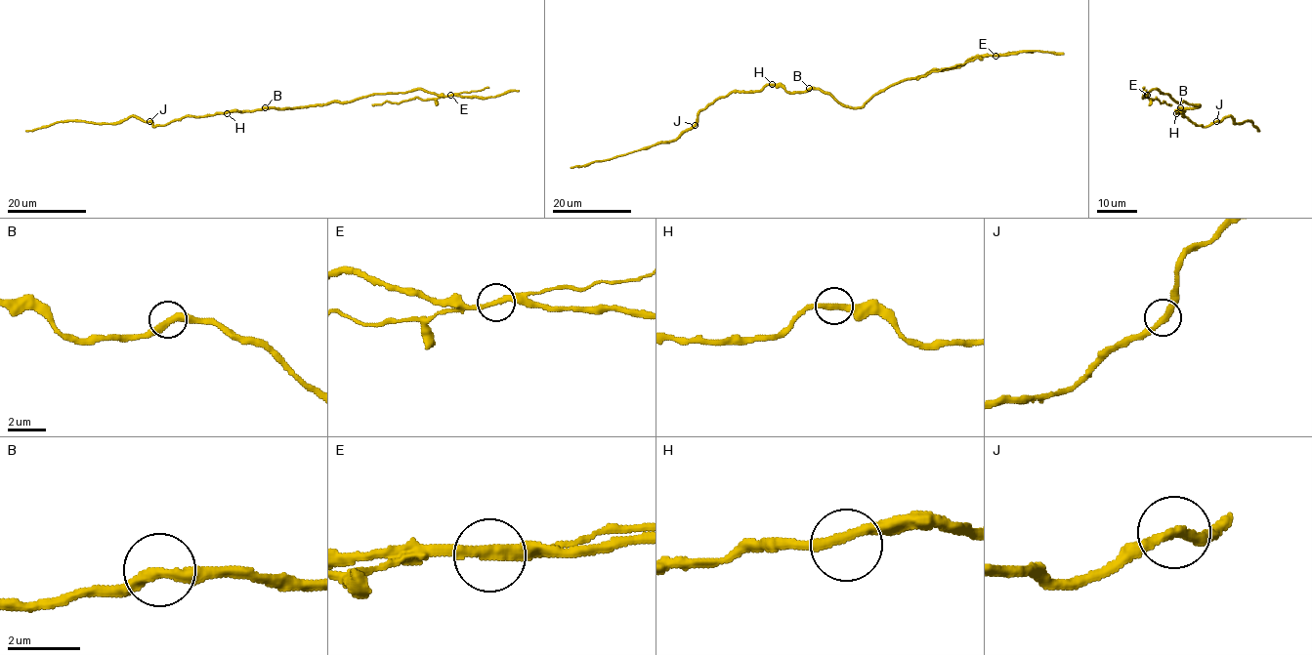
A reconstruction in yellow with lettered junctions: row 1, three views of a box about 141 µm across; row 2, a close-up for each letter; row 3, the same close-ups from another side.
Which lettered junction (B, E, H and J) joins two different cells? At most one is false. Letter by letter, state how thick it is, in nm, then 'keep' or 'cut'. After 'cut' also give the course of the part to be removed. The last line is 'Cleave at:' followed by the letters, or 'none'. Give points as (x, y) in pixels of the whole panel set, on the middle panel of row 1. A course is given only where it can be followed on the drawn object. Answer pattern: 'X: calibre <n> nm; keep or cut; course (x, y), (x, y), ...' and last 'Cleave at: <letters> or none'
B: calibre 320 nm; keep
E: calibre 300 nm; cut; course (994, 56), (984, 56), (931, 71), (916, 79)
H: calibre 280 nm; keep
J: calibre 300 nm; keep
Cleave at: E

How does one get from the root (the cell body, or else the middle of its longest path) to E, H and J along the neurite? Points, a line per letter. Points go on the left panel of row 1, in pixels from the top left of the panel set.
E: (266, 108), (349, 102), (371, 95), (415, 90), (450, 96)
H: (266, 108), (227, 113)
J: (266, 108), (185, 116), (166, 125), (153, 126), (149, 121)

